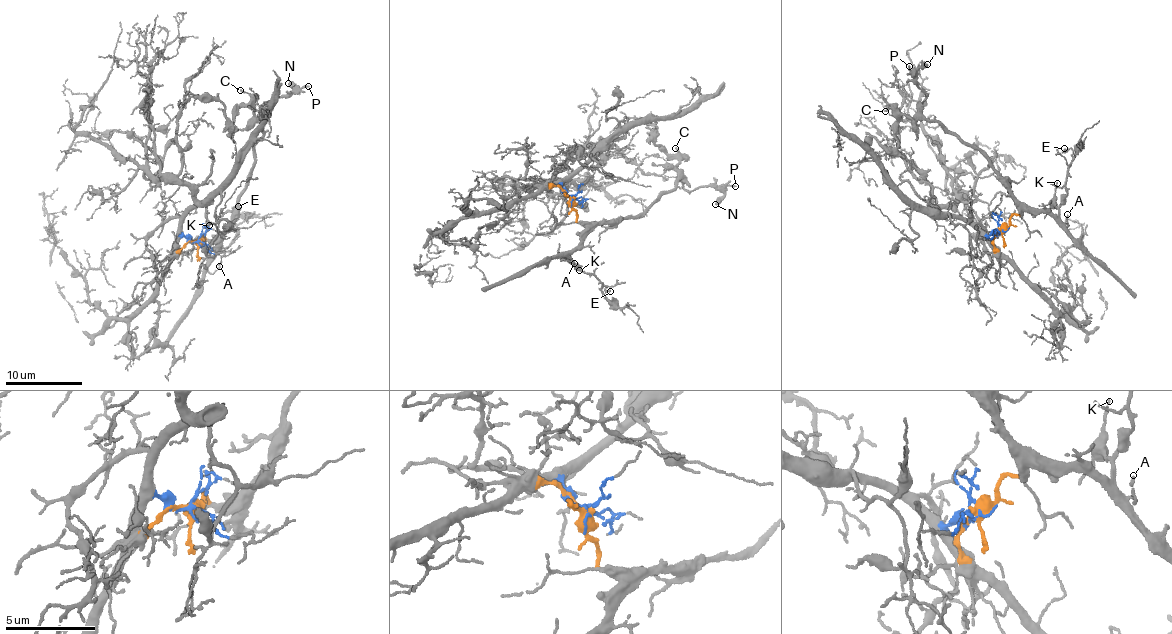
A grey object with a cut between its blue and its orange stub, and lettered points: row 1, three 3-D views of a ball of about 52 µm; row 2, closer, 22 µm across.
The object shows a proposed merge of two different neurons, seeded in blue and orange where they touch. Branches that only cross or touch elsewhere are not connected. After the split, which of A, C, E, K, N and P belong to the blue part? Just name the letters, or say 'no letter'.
no letter

